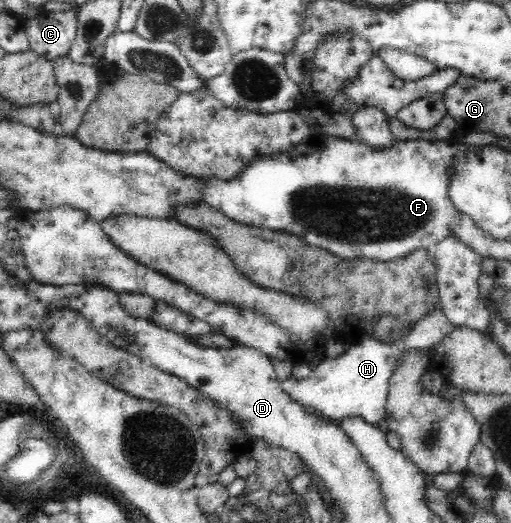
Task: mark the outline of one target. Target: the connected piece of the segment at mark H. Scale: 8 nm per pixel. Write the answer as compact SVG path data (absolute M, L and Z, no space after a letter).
M439 305L431 314L421 317L416 323L417 326L407 336L392 343L367 337L360 343L351 344L337 358L323 359L307 378L294 379L289 376L285 380L279 380L281 389L287 397L303 406L312 406L320 416L330 422L337 423L346 418L359 417L369 424L381 425L386 416L389 379L402 358L410 350L423 351L433 346L454 328Z

